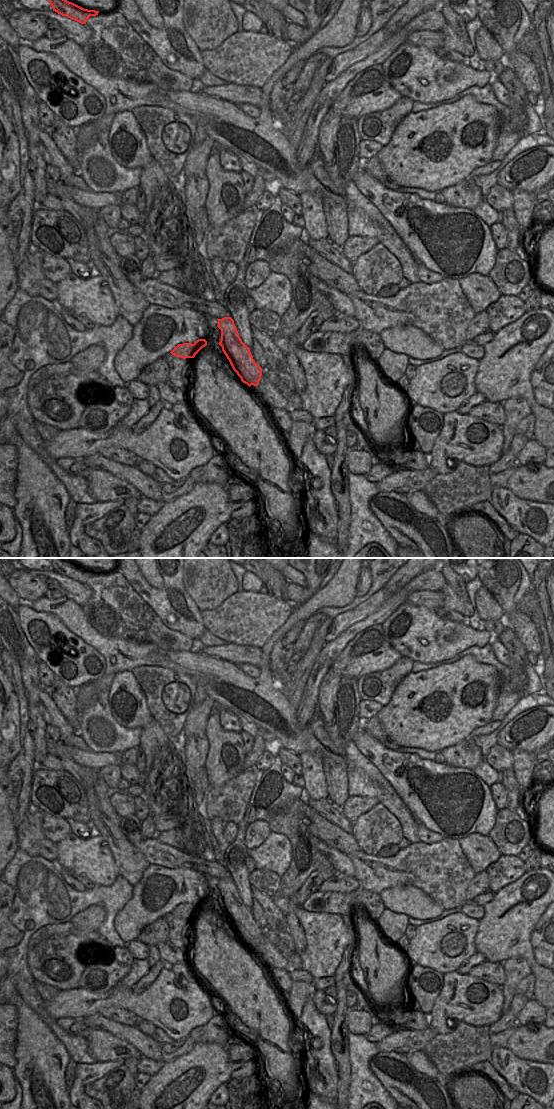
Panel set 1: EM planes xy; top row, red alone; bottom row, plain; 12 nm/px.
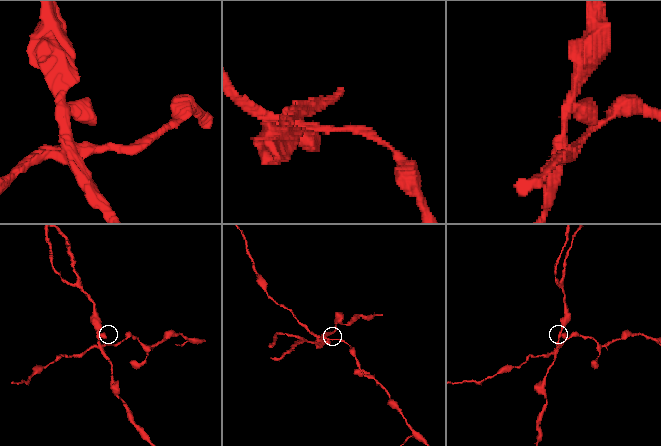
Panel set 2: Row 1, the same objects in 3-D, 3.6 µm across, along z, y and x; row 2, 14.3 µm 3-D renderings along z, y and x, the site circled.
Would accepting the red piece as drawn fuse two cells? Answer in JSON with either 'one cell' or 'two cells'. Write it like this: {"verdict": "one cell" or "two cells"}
{"verdict": "two cells"}

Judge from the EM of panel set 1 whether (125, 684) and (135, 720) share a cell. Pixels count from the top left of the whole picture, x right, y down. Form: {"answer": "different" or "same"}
{"answer": "same"}

